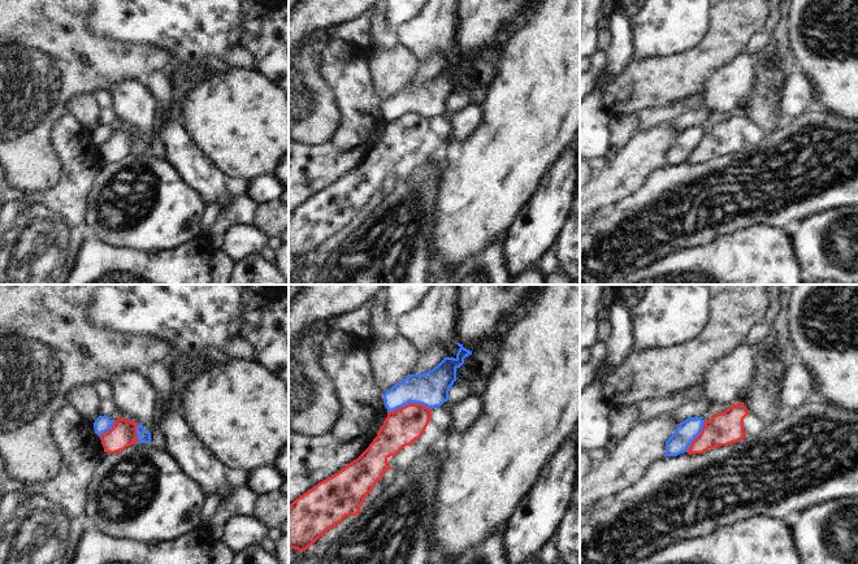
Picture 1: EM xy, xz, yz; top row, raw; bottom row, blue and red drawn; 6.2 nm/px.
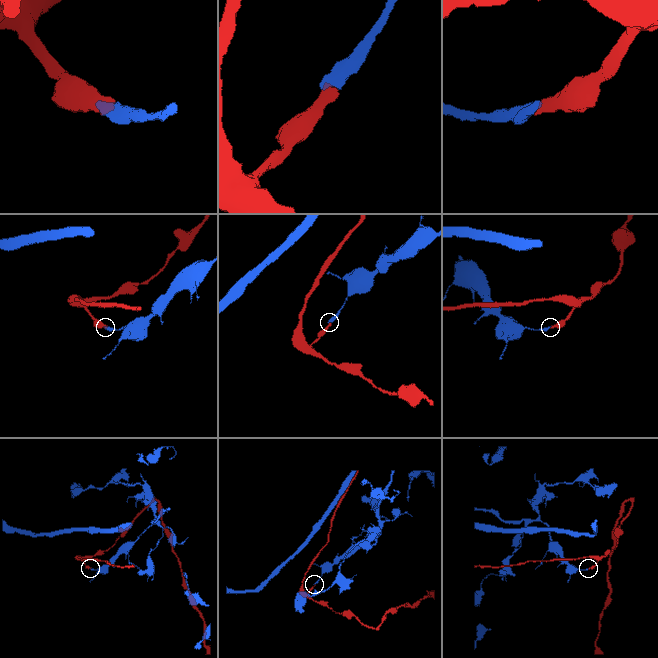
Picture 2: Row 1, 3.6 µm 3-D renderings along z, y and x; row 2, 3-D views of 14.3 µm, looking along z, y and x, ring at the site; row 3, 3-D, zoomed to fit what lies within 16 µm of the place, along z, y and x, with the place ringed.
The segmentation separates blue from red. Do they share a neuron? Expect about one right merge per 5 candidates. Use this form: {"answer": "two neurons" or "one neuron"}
{"answer": "two neurons"}

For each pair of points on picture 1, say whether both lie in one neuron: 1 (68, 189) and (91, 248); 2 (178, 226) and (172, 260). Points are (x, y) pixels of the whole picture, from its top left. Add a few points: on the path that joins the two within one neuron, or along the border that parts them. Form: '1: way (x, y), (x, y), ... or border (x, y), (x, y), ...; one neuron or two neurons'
1: border (86, 238), (77, 255), (74, 267); two neurons
2: border (202, 233), (167, 250), (143, 247); two neurons

